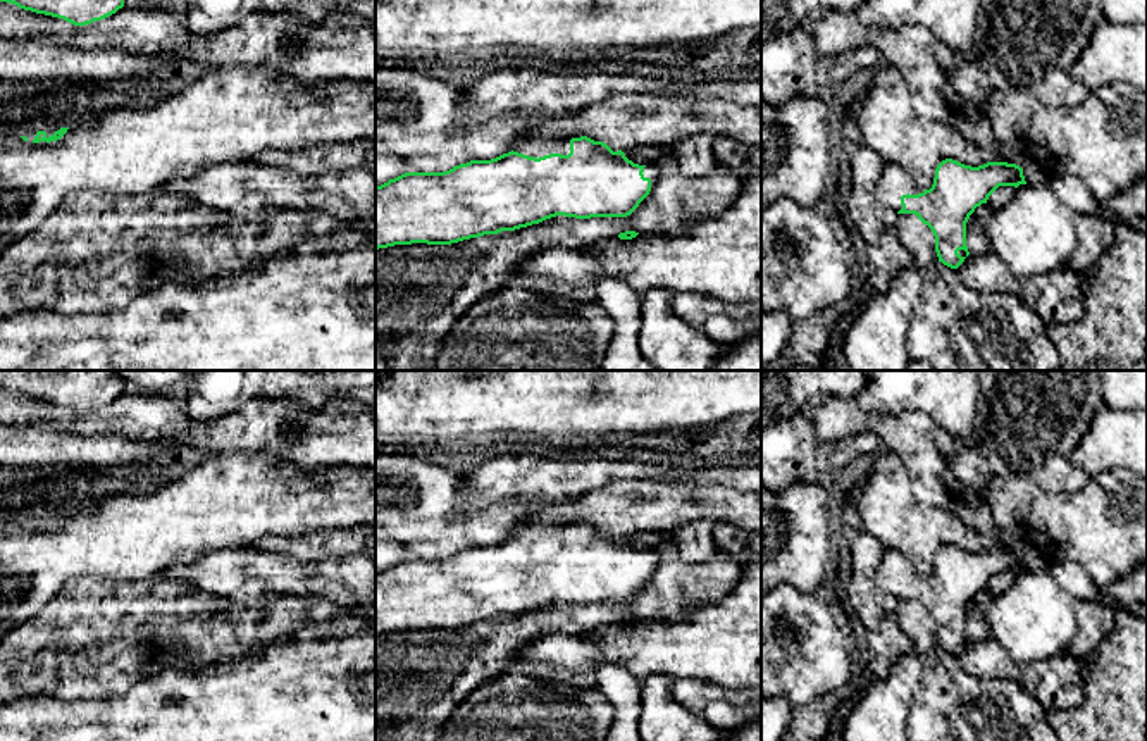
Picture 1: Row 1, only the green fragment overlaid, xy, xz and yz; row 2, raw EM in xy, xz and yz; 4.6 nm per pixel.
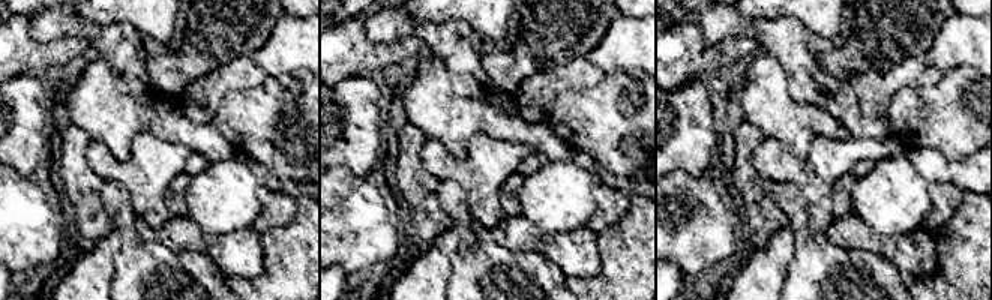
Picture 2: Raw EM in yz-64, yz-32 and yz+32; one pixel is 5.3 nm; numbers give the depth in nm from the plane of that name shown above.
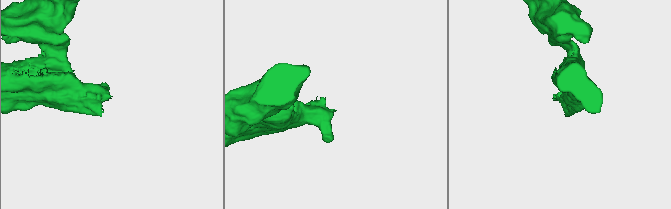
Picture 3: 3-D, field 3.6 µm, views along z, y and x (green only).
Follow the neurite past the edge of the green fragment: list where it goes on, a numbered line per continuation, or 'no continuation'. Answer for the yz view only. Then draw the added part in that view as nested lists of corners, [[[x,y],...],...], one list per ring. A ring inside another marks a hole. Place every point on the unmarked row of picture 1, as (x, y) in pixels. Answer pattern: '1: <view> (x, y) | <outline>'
1: yz (892, 569) | [[[885,550],[882,555],[877,570],[875,570],[875,581],[877,584],[889,595],[899,598],[902,595],[901,582],[902,581],[918,581],[925,576],[918,572],[913,564],[904,558],[896,550]]]

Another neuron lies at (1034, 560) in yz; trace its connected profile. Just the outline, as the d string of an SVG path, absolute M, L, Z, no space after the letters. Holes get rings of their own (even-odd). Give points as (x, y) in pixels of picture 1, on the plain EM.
M1028 543L1023 545L1020 553L1023 555L1023 562L1025 562L1026 570L1033 570L1033 572L1049 570L1051 564L1047 564L1044 560L1044 557Z

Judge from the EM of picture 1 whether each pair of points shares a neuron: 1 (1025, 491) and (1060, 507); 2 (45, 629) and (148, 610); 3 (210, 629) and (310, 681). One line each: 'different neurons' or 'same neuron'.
1: different neurons
2: same neuron
3: different neurons

